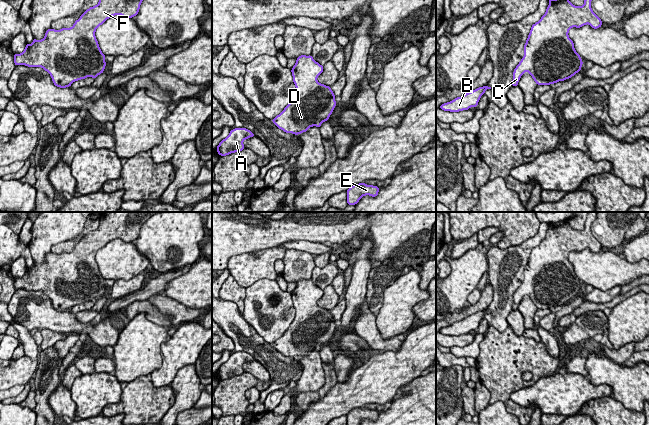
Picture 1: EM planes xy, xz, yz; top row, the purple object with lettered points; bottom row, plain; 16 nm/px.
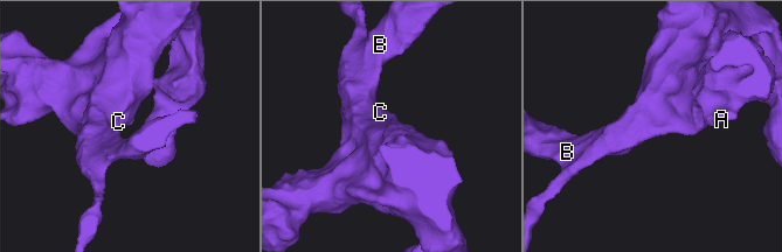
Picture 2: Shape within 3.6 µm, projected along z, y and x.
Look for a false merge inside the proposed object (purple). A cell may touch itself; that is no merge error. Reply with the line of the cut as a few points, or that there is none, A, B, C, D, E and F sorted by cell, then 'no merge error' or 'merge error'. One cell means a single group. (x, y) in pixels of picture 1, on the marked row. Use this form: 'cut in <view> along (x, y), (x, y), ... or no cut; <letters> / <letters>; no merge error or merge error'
no cut; A B C D E F; no merge error

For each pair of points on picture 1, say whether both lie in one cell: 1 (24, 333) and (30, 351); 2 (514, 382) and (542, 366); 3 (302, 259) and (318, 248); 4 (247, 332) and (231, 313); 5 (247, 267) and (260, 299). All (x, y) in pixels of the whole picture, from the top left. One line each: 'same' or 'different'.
1: same
2: same
3: different
4: same
5: different

